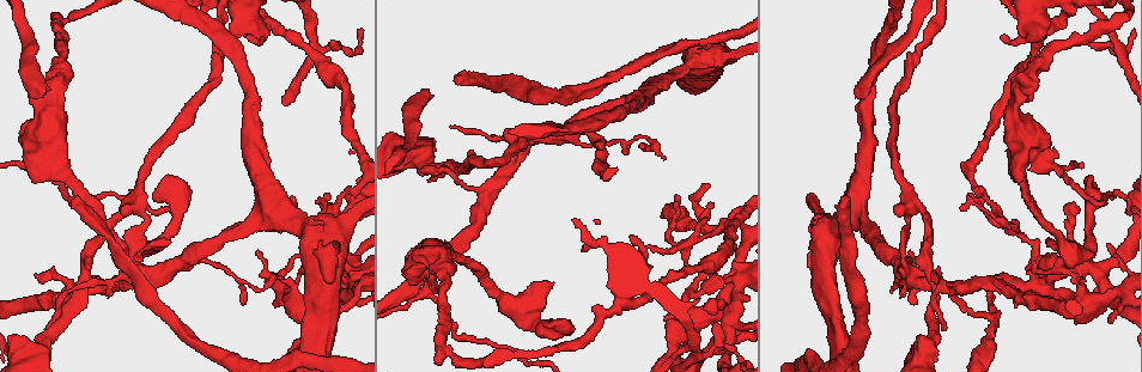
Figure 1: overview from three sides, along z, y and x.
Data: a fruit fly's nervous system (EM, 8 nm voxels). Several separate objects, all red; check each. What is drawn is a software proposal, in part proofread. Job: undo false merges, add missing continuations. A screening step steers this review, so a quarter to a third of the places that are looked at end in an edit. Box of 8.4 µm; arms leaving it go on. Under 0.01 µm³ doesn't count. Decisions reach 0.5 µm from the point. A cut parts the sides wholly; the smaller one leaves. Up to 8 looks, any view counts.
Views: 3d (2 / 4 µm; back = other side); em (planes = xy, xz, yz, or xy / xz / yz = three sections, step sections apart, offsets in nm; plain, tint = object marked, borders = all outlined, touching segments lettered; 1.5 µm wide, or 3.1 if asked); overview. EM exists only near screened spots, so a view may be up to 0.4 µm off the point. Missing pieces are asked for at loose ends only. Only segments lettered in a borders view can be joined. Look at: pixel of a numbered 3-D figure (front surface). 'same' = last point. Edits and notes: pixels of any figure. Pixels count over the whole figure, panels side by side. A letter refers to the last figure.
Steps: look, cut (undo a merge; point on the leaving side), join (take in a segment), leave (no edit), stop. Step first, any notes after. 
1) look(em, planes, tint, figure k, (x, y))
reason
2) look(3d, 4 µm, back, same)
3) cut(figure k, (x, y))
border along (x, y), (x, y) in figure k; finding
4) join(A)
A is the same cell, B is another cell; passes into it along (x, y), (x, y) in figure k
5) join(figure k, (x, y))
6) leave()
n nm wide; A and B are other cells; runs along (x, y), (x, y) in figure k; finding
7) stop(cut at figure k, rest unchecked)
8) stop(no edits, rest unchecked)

look(3d, 4 µm, figure 1, (348, 224))
calibre changes

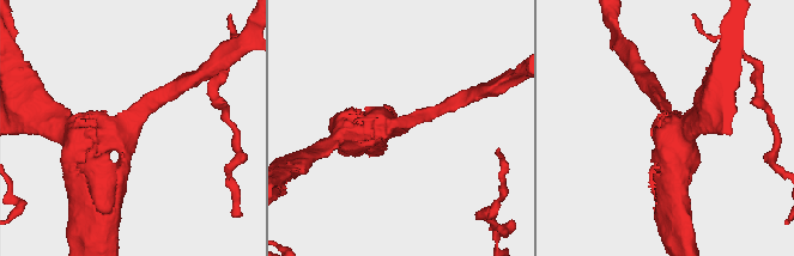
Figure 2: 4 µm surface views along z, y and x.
look(em, yz, step 8, borders, figure 2, (128, 123))
need the tissue

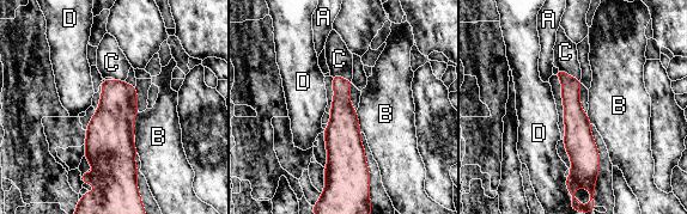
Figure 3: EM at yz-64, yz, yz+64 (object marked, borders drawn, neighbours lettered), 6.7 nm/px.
leave()
180 nm wide; A, B, C and D are other cells; border along (138, 111), (134, 118), (133, 134) in figure 3; continuous, no second cell

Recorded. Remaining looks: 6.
look(em, xz, step 8, tint, figure 1, (687, 346))
thin end

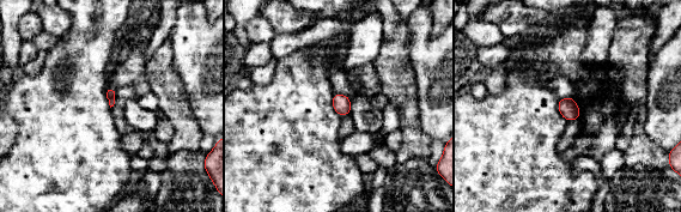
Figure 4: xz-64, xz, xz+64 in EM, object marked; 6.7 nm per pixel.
look(em, yz, step 8, borders, same)
another direction

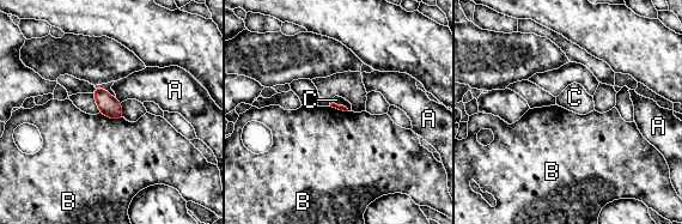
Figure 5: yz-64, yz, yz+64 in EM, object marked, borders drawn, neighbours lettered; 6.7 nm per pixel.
leave()
A, B and C are other cells; none of them fits

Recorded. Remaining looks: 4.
look(3d, 2 µm, figure 1, (53, 90))
a fork

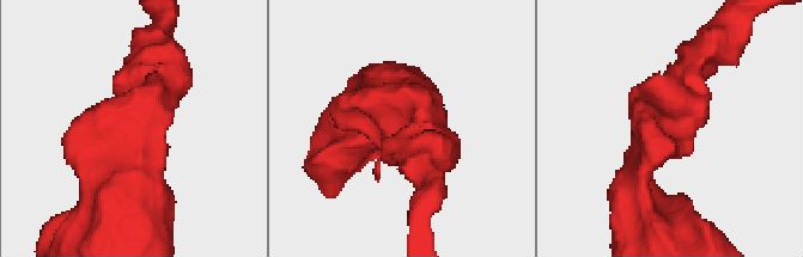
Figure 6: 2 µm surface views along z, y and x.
look(em, planes, borders, figure 6, (651, 125))

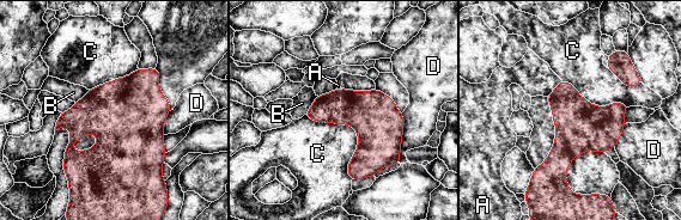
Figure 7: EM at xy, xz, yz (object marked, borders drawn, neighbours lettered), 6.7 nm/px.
leave()
A, B, C and D are other cells; border along (305, 114), (356, 130), (352, 178) in figure 7; all the same cell

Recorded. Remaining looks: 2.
stop(no edits, rest unchecked)

